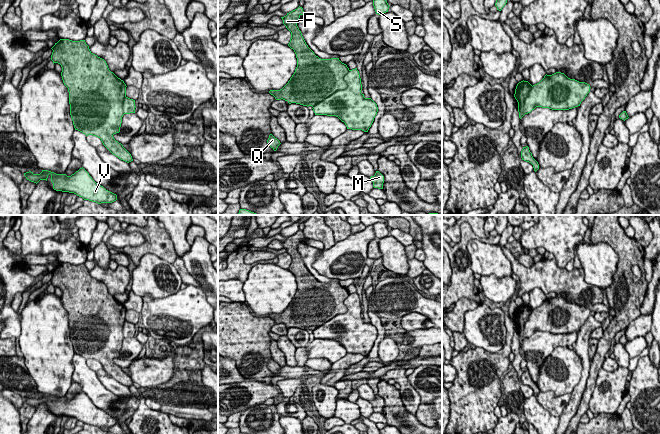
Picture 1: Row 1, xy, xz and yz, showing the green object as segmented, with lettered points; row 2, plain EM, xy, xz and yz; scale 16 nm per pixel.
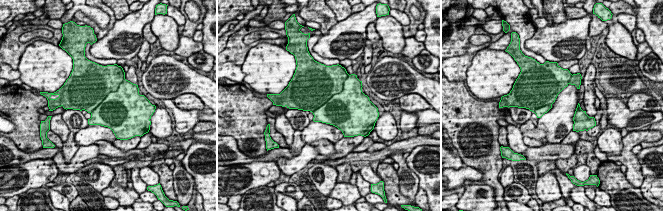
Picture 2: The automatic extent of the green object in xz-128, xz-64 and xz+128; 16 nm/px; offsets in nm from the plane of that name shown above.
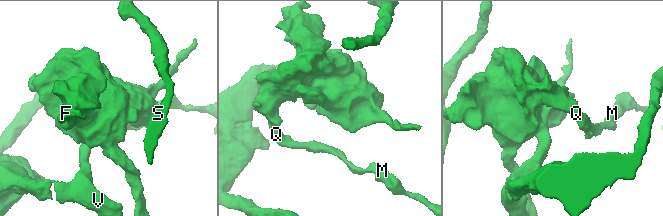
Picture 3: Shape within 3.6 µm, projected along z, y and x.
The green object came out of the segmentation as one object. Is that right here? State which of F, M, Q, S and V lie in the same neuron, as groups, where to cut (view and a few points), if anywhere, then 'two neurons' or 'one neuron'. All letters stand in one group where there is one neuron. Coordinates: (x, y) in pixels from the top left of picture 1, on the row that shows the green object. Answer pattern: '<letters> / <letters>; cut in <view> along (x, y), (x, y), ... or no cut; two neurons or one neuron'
F M Q / S V; cut in xz along (349, 70), (344, 77), (344, 88), (336, 90), (312, 106); two neurons

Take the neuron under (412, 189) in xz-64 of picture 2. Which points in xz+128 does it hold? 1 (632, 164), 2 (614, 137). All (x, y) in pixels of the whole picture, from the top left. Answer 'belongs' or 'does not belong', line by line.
1: belongs
2: does not belong

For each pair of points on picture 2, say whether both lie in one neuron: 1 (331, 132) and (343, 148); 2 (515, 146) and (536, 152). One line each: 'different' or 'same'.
1: different
2: different

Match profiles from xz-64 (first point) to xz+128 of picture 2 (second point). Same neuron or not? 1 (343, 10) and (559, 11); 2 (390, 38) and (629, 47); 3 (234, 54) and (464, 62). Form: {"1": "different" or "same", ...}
{"1": "same", "2": "same", "3": "different"}

